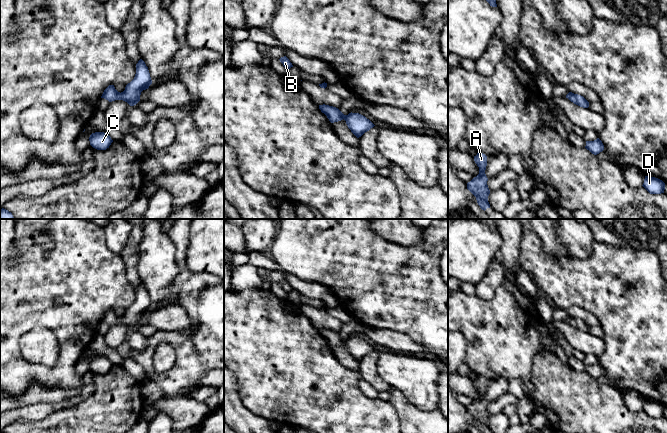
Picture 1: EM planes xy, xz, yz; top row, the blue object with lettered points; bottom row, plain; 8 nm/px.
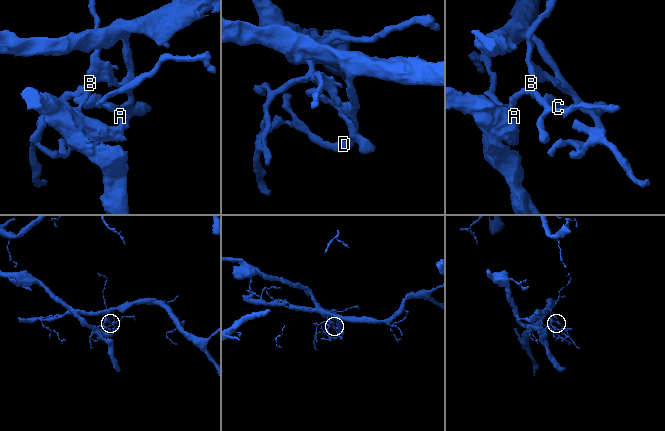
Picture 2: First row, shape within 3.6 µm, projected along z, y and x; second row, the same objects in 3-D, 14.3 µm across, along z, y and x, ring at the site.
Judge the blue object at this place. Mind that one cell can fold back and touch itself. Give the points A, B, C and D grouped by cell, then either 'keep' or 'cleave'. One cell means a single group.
groups A B / C D; cleave

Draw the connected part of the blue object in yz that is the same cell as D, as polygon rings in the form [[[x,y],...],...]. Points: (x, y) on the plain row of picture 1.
[[[645,400],[644,407],[642,409],[650,418],[664,417],[665,407],[655,401]]]

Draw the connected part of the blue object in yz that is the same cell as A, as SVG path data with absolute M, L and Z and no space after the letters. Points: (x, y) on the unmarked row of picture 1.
M478 376L474 380L474 385L479 391L479 398L467 407L467 413L476 421L477 427L481 433L490 432L488 420L490 414L487 409L488 402L485 398L487 390L487 380Z

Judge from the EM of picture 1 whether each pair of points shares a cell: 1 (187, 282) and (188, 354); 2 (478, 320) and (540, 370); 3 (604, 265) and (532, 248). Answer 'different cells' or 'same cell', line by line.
1: same cell
2: different cells
3: same cell

